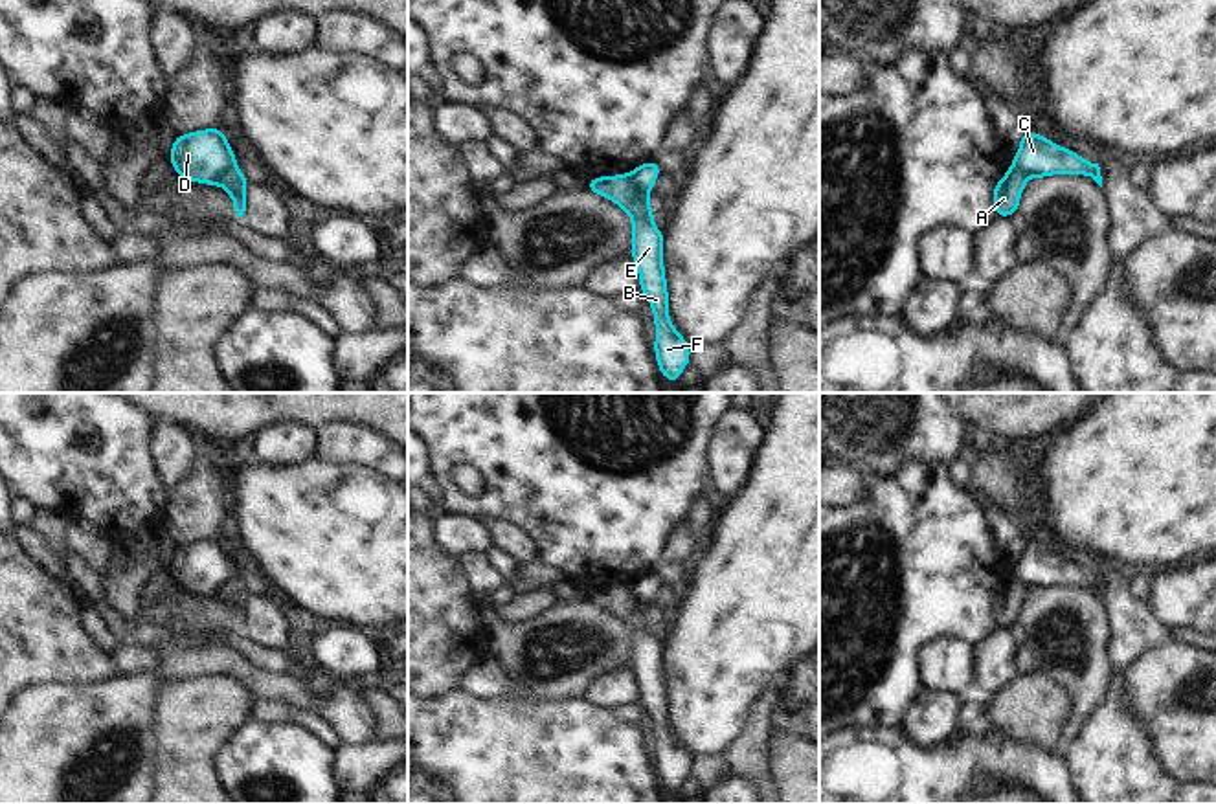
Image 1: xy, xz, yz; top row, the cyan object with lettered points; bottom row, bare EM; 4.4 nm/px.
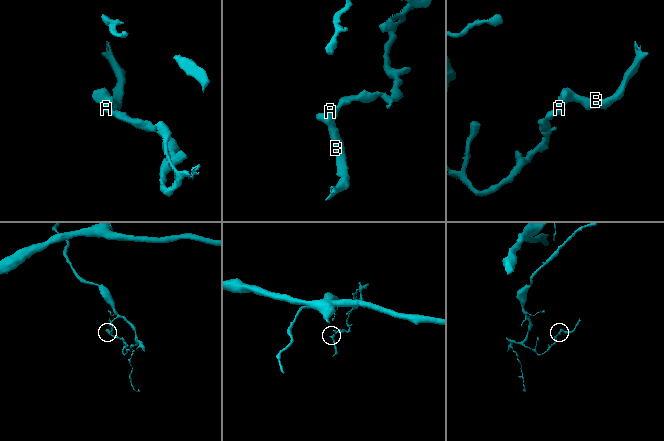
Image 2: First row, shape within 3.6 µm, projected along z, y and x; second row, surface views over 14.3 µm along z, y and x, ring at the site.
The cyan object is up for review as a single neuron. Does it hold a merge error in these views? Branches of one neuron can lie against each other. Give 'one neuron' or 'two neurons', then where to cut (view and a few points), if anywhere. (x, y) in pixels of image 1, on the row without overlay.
two neurons | xy (236, 575), (225, 580), (212, 595)

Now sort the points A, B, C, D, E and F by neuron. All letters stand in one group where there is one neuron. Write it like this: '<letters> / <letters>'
A / B C D E F

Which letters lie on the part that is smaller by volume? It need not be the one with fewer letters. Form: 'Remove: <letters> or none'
Remove: B, C, D, E, F.

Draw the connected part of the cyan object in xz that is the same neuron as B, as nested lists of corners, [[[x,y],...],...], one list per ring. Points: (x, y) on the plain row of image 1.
[[[626,586],[591,587],[586,600],[619,617],[632,631],[630,666],[639,685],[639,701],[654,725],[654,769],[661,789],[680,795],[691,775],[691,754],[678,743],[669,725],[669,698],[663,672],[665,642],[654,635],[650,606],[632,595]]]

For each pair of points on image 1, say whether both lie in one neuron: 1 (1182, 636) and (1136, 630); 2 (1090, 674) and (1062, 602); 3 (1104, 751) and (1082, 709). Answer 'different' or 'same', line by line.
1: different
2: same
3: different

